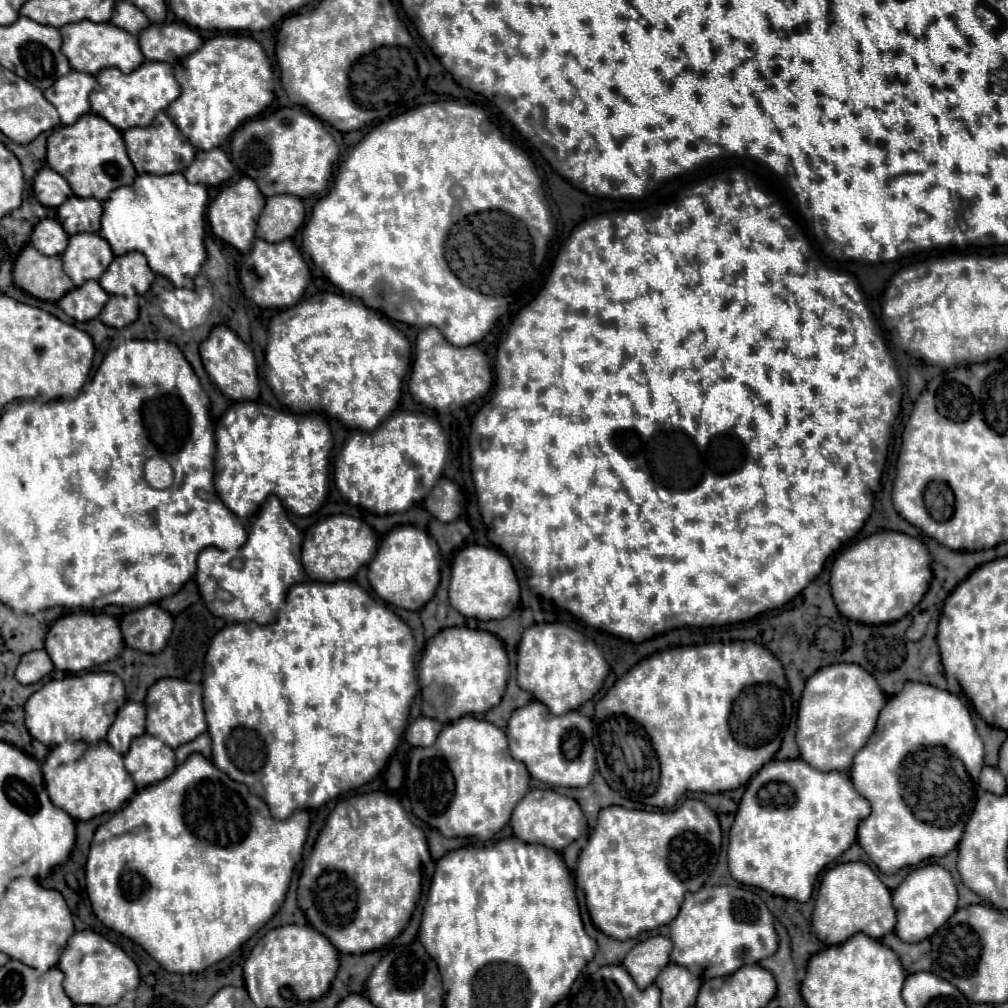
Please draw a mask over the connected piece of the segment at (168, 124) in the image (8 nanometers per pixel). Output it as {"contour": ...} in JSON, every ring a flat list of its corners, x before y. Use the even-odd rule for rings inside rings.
{"contour":[[164,111,156,115,150,127,134,127,124,131,122,135,126,141,128,157,138,173,152,173,152,175,184,173,196,155,196,147,178,131,178,127,170,121,170,117]]}

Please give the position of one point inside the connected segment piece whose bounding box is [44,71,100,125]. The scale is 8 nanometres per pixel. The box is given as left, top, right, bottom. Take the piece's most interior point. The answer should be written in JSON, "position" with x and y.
{"position":[70,95]}

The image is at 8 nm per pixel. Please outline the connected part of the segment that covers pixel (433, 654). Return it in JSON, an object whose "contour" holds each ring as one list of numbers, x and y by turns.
{"contour":[[470,627,442,629,428,641,418,665,422,713,440,723,452,723,470,713,486,713,500,703,506,691,508,667,508,655,496,635]]}

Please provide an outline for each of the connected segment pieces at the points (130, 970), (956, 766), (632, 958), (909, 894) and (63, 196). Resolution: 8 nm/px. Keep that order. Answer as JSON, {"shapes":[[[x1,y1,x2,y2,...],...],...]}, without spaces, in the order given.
{"shapes":[[[80,931,68,939,58,969,66,975,64,989,74,1005,116,1005,126,991,136,989,140,983,136,963,118,945,94,931]],[[906,683,898,695,888,699,886,707,880,713,876,731,868,739,866,747,856,753,854,765,850,769,856,791,872,805,870,817,858,827,860,847,884,873,896,873,902,867,918,865,930,857,944,857,948,851,956,849,966,821,972,815,976,803,978,773,982,767,984,745,962,701,956,695,934,685]],[[656,935,638,943,624,959,624,969,630,973,640,989,654,983,658,973,668,965,668,955,672,951,672,941]],[[924,865,924,867,914,869,900,883,900,887,892,893,892,903,898,917,896,935,906,943,918,943,918,941,928,939,938,927,942,927,942,923,946,923,946,919,950,919,950,915,954,915,958,893,956,893,956,885,950,873,944,867]],[[42,167,34,179,34,195,44,207,56,209,72,195,72,189,62,175,52,171,50,167]]]}

